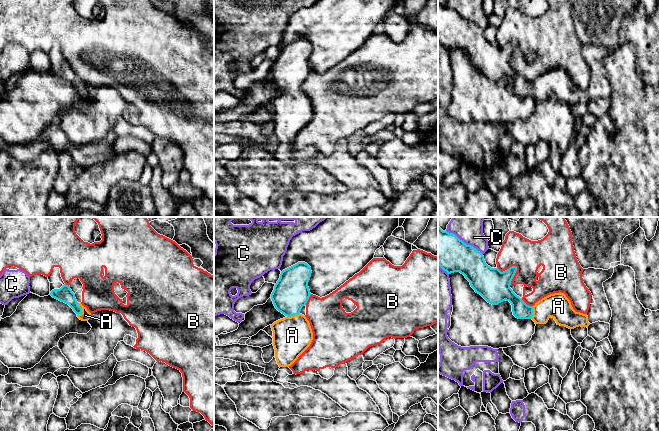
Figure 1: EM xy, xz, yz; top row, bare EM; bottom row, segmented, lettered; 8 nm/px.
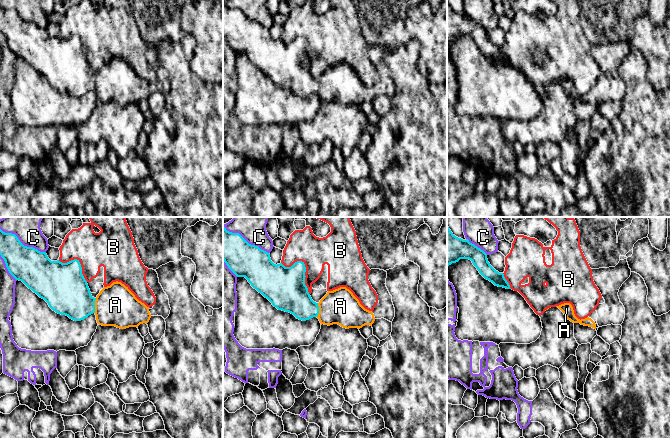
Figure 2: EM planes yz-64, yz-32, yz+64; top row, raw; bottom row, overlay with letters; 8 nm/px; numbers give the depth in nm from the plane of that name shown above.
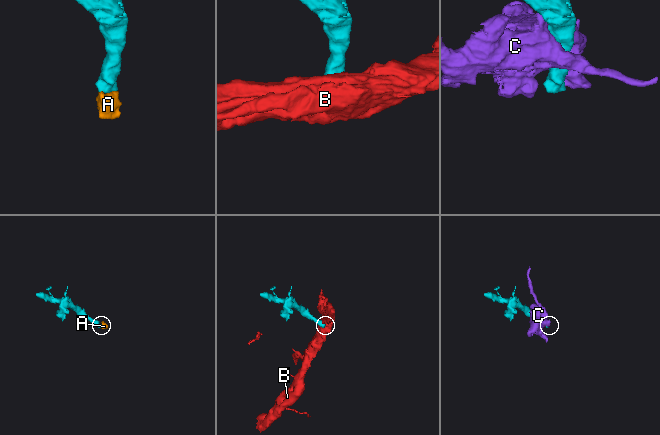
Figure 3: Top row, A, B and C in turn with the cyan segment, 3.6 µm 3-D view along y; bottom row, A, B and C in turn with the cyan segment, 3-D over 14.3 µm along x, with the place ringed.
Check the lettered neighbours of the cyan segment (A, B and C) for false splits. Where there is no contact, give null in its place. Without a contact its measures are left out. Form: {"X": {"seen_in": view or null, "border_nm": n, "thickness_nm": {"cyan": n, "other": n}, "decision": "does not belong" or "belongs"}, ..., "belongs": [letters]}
{"A": {"seen_in": "xy", "border_nm": 100, "thickness_nm": {"cyan": 120, "other": 80}, "decision": "belongs"}, "B": {"seen_in": "yz", "border_nm": 180, "thickness_nm": {"cyan": 260, "other": 260}, "decision": "does not belong"}, "C": {"seen_in": "yz", "border_nm": 360, "thickness_nm": {"cyan": 280, "other": 180}, "decision": "does not belong"}, "belongs": ["A"]}

